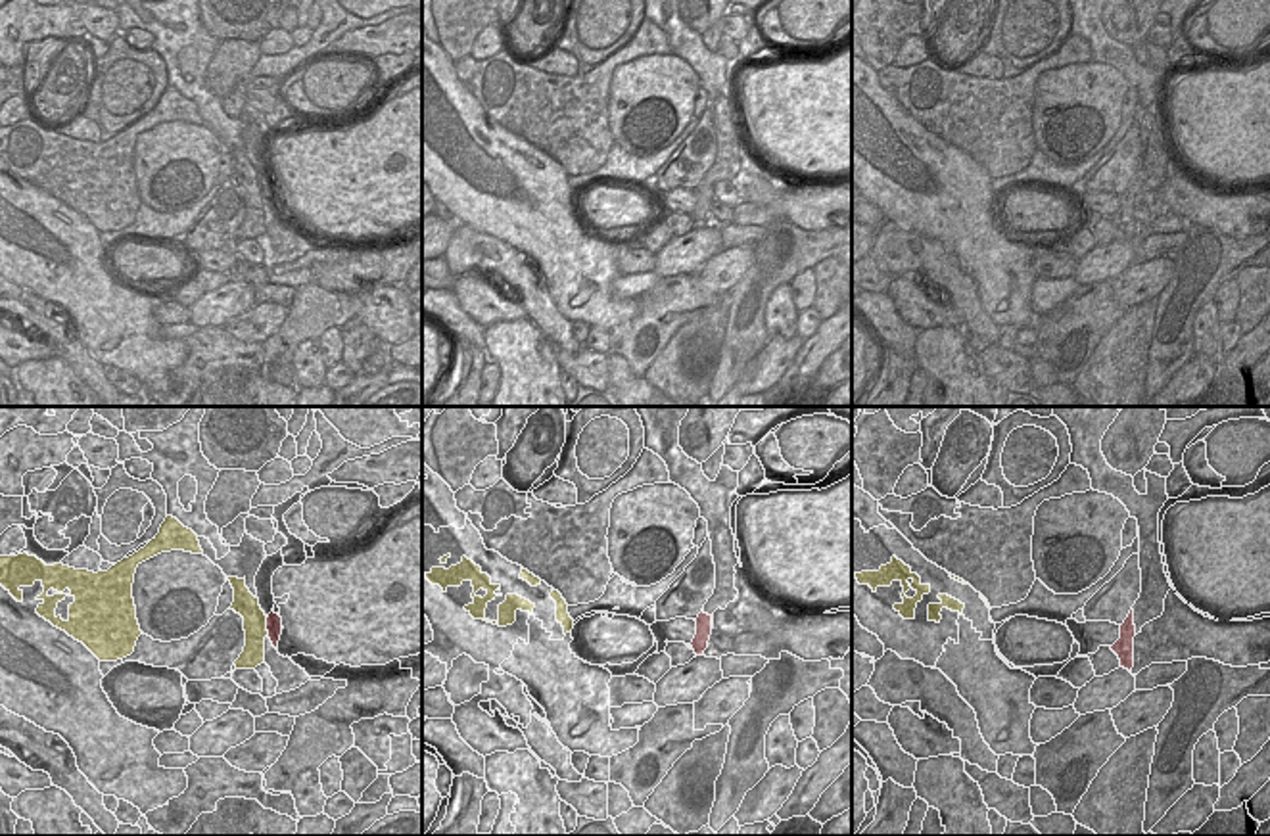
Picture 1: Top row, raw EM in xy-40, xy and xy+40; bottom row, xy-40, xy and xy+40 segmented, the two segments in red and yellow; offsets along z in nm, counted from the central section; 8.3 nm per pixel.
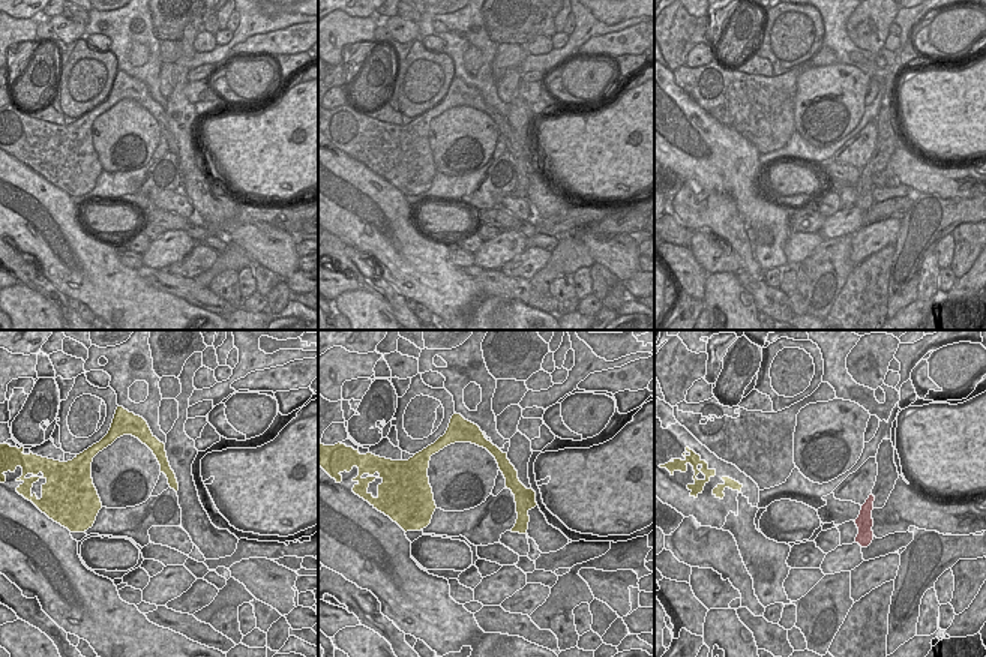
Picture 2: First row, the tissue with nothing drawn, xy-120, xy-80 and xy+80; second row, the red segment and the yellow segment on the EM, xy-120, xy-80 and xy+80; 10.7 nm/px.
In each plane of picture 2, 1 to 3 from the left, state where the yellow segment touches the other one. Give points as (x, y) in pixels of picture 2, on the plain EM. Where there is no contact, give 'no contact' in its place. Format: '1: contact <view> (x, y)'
1: no contact
2: no contact
3: no contact

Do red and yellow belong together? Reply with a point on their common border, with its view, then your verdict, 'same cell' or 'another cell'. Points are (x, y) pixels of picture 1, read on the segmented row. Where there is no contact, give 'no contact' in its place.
xy-40 (267, 627) | same cell

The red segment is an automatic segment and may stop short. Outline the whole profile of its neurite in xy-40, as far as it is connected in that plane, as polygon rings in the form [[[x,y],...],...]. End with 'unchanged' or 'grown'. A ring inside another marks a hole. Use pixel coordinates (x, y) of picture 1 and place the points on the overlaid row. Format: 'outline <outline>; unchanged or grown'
outline [[[228,577],[234,589],[234,602],[228,610],[234,610],[244,617],[246,646],[240,658],[234,662],[236,669],[255,669],[265,663],[265,639],[269,637],[272,646],[278,648],[282,635],[282,617],[272,610],[269,615],[261,610],[259,598],[255,598],[246,587],[246,577]]]; grown

